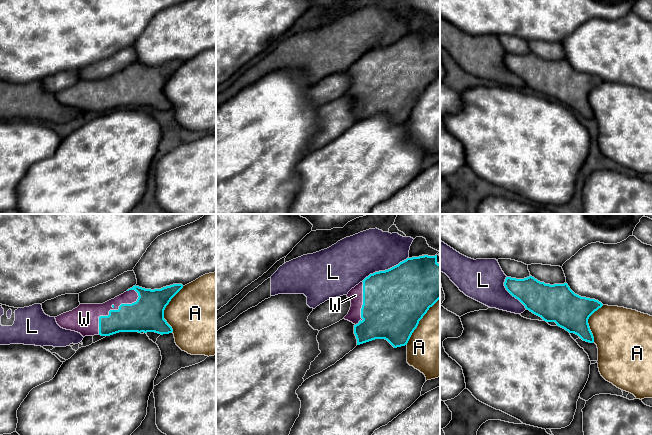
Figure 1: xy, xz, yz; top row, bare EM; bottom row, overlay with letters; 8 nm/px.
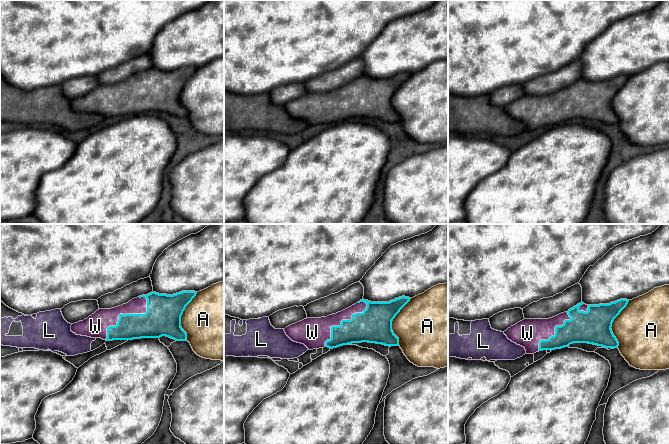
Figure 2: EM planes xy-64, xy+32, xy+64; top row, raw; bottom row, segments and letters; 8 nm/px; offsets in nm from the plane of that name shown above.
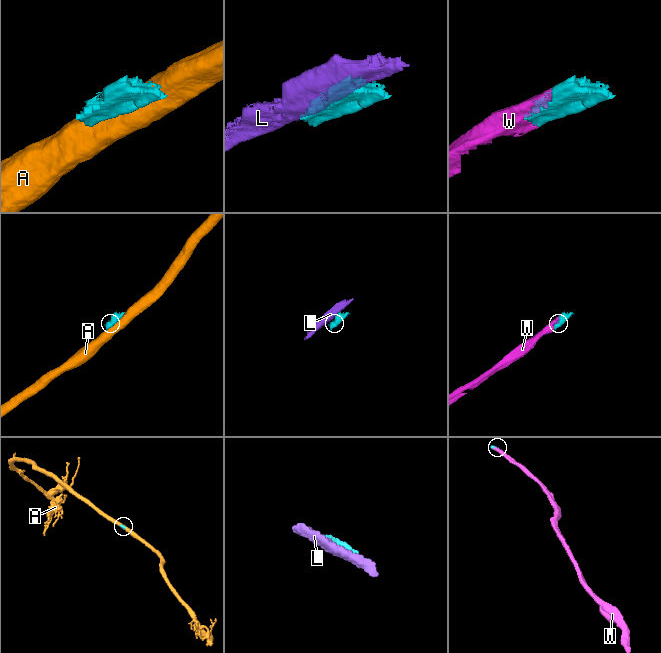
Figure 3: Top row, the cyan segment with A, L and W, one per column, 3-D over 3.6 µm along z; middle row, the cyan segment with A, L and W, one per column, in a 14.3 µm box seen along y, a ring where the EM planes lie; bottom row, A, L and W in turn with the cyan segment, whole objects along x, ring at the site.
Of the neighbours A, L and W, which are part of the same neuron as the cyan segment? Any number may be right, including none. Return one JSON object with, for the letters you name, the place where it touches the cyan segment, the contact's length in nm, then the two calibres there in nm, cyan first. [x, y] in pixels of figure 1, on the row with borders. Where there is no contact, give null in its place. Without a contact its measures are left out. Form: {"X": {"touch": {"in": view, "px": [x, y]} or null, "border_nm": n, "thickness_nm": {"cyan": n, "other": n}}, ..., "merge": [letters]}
{"W": {"touch": {"in": "xy", "px": [114, 310]}, "border_nm": 460, "thickness_nm": {"cyan": 260, "other": 220}}, "merge": ["W"]}

